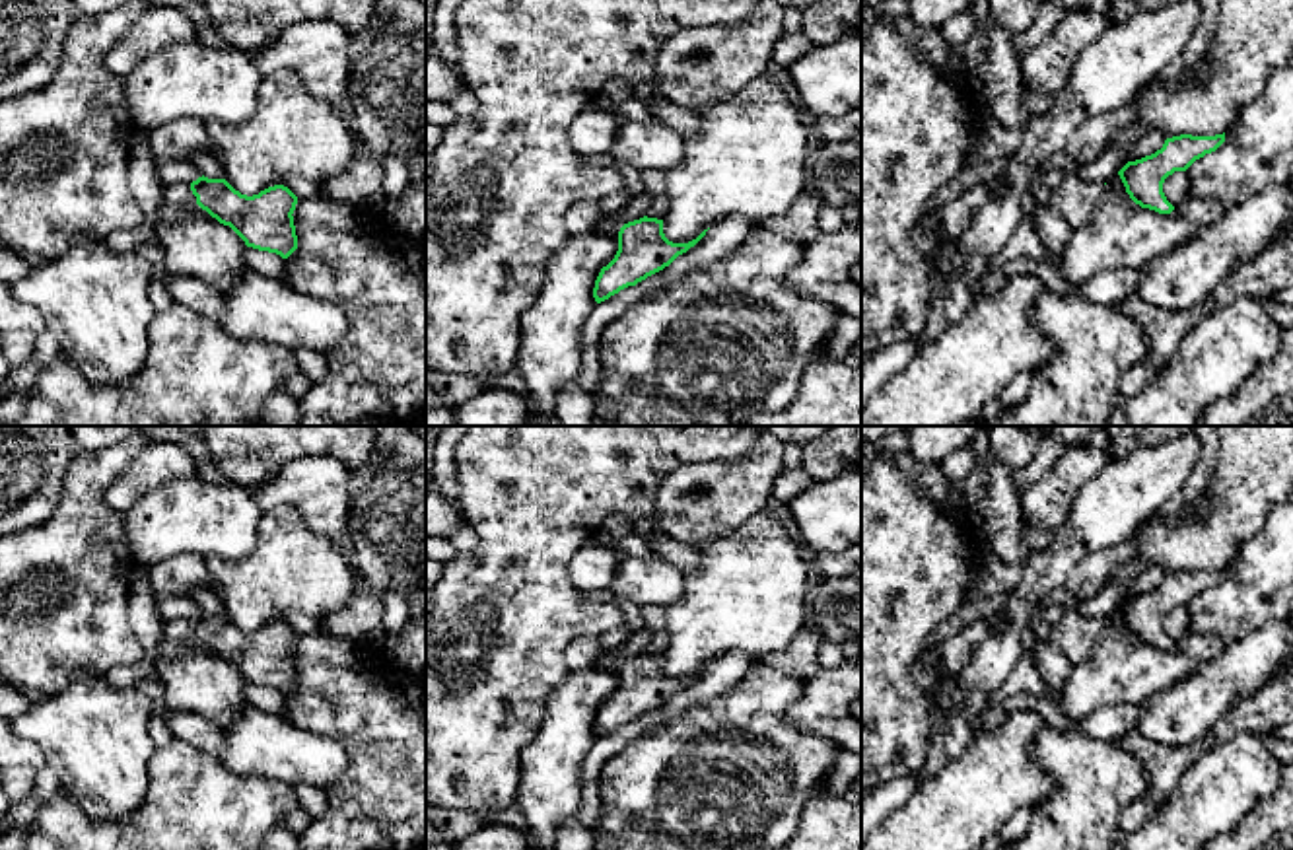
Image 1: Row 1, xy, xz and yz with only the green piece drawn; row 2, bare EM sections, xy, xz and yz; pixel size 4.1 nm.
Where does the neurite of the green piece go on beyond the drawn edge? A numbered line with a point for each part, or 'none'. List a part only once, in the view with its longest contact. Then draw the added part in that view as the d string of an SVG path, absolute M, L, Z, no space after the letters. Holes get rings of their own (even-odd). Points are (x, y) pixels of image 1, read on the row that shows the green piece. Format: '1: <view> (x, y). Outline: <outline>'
1: xy (177, 199). Outline: M179 181L165 187L154 218L169 220L192 210L196 204L191 183Z

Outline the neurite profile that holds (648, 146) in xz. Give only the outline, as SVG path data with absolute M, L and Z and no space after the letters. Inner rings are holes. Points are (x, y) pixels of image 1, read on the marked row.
M620 121L609 152L618 163L667 173L684 154L684 136L659 121Z

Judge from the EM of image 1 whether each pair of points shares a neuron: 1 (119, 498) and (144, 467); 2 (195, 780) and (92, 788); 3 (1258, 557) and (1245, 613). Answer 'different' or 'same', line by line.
1: same
2: different
3: same

